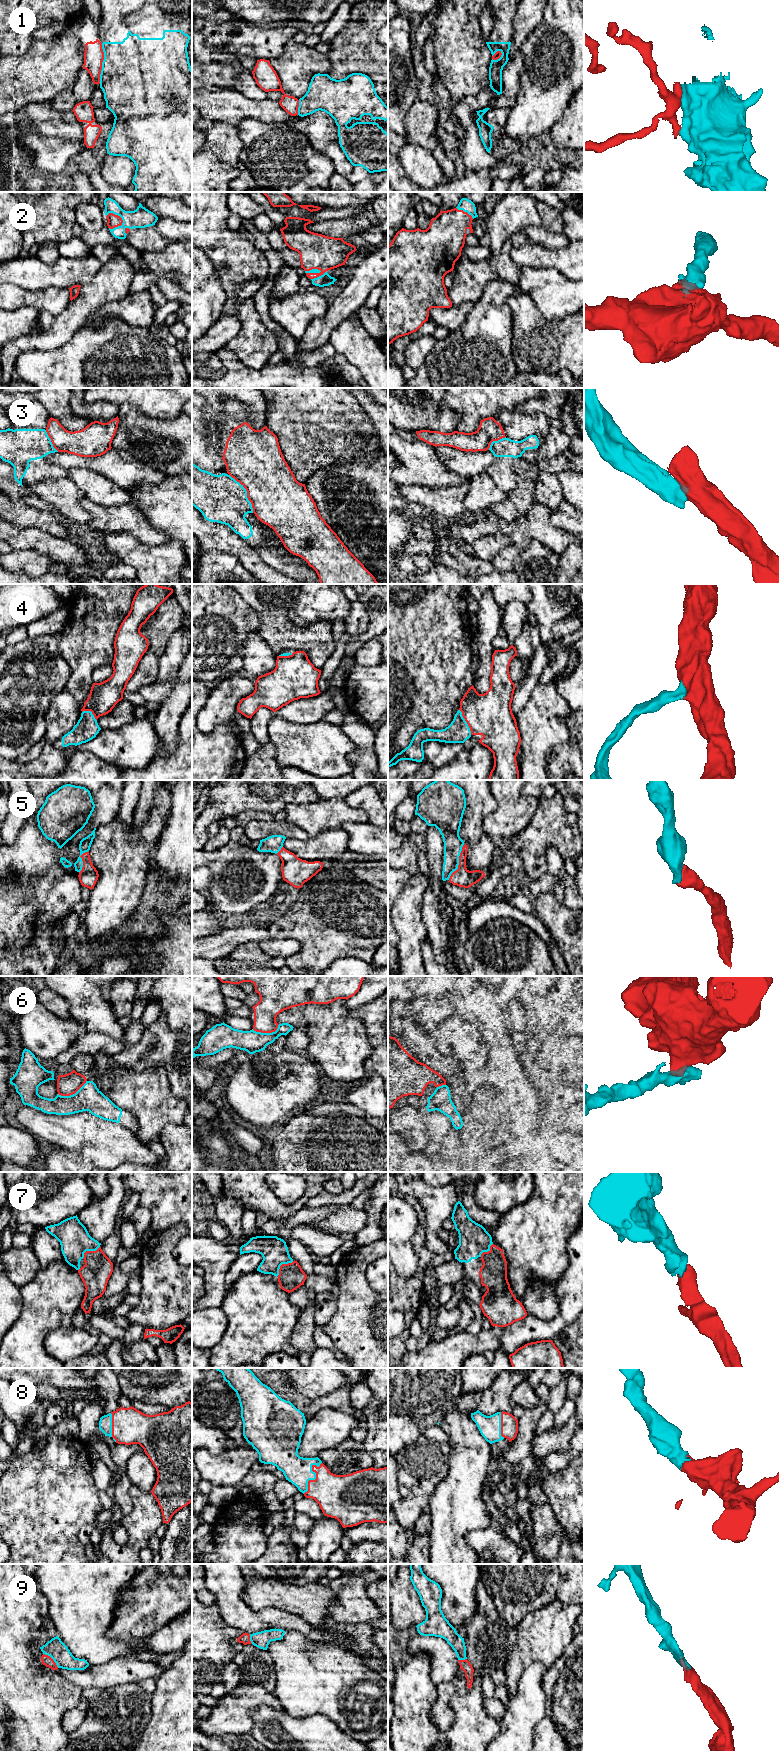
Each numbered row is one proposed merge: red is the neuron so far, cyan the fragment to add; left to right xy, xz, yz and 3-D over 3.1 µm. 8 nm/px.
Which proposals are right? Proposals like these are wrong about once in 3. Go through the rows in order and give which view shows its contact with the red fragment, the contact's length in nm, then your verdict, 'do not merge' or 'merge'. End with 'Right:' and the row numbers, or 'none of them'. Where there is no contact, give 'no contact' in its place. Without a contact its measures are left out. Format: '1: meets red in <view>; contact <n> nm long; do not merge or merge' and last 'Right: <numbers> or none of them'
1: meets red in xy; contact 320 nm long; do not merge
2: meets red in xy; contact 160 nm long; merge
3: meets red in xz; contact 360 nm long; do not merge
4: meets red in yz; contact 220 nm long; merge
5: meets red in yz; contact 320 nm long; merge
6: meets red in xy; contact 260 nm long; do not merge
7: meets red in xz; contact 180 nm long; merge
8: meets red in xz; contact 300 nm long; merge
9: meets red in xy; contact 170 nm long; merge
Right: 2, 4, 5, 7, 8, 9

